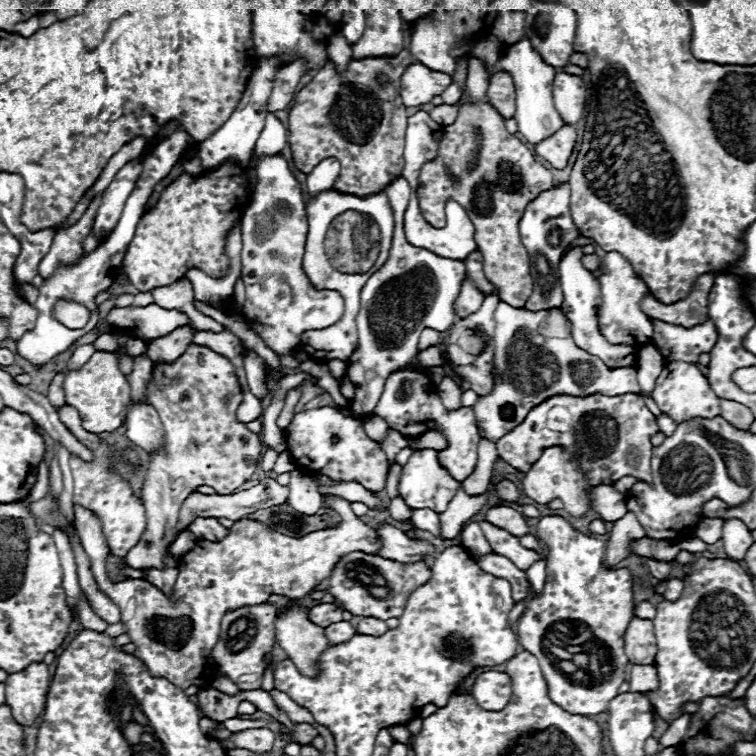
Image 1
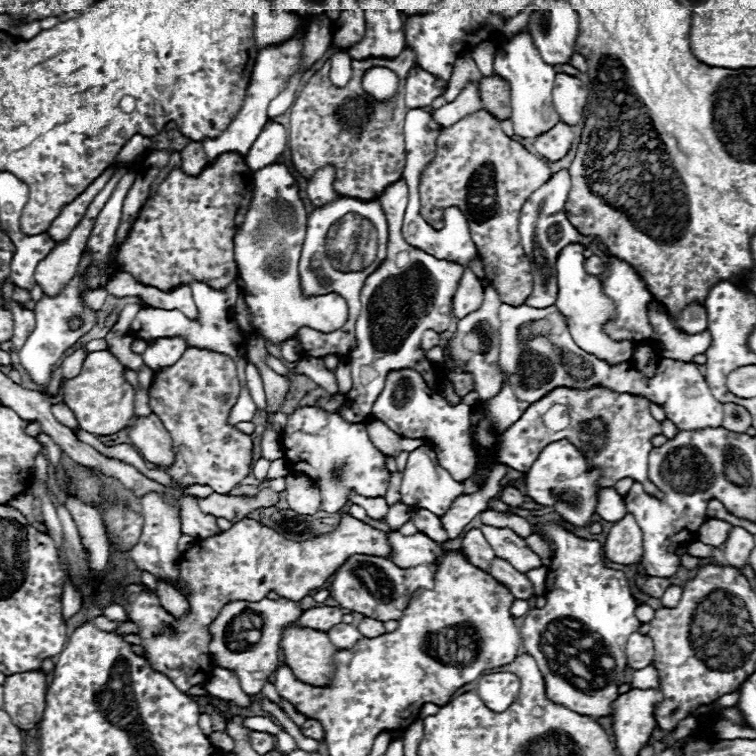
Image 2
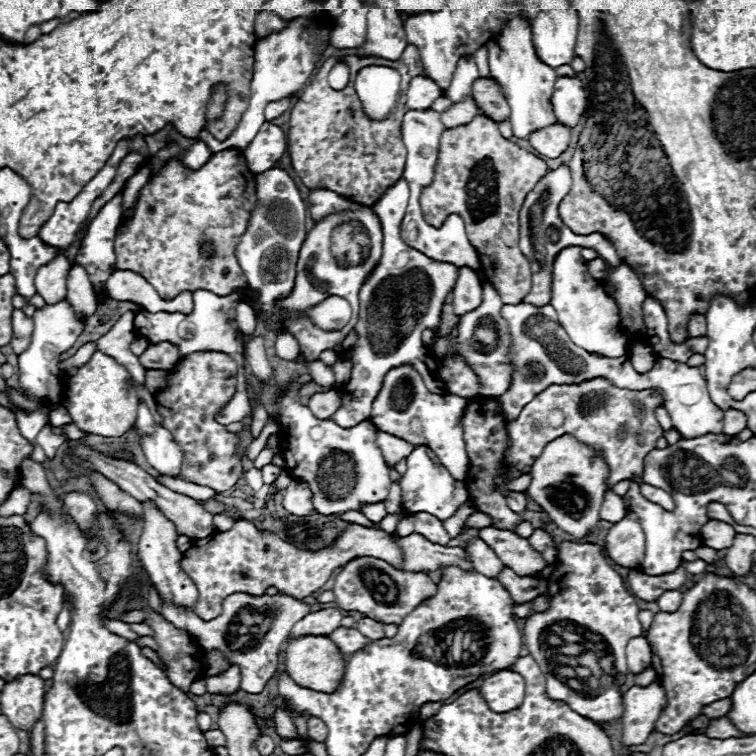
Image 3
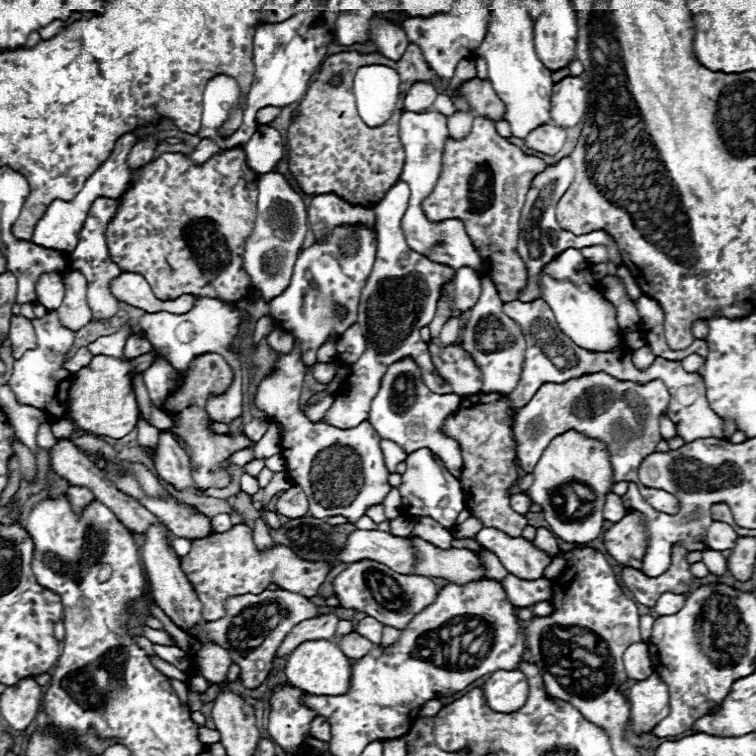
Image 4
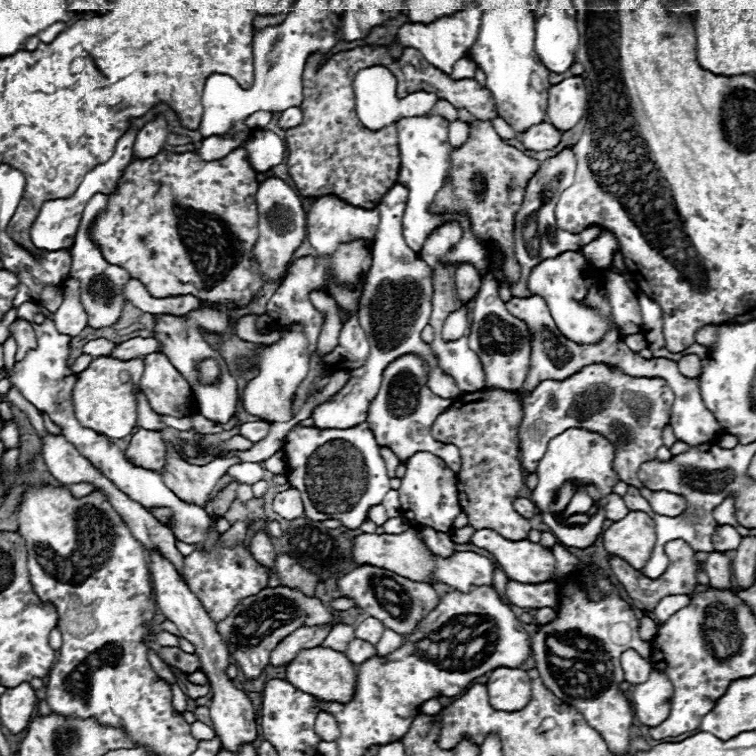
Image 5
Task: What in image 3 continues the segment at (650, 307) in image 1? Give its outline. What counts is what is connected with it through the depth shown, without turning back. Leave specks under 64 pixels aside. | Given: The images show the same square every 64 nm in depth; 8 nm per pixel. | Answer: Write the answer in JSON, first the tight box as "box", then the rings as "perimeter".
{"box":[688,314,706,336],"perimeter":[[[694,314],[690,318],[688,332],[690,332],[690,336],[704,336],[706,334],[706,318],[700,316],[700,314]]]}

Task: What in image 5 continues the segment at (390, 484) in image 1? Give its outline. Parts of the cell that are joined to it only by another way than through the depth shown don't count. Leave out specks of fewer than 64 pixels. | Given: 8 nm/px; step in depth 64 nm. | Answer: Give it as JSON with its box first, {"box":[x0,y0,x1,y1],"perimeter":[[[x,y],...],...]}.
{"box":[382,490,400,518],"perimeter":[[[390,490],[386,496],[384,496],[384,502],[382,502],[384,506],[386,506],[386,510],[388,510],[388,516],[390,518],[398,518],[400,516],[400,512],[398,512],[398,492],[396,490]]]}

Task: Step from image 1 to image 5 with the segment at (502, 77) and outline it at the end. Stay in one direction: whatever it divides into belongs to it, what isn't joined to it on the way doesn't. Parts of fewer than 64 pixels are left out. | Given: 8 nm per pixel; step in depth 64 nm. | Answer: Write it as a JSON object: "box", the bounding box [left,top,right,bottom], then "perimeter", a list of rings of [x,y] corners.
{"box":[286,46,498,208],"perimeter":[[[362,46],[362,48],[354,48],[348,52],[338,52],[332,56],[324,56],[320,52],[312,54],[306,60],[306,68],[302,74],[302,82],[304,82],[304,100],[300,104],[302,108],[302,124],[288,128],[286,130],[286,164],[288,164],[288,172],[298,188],[298,192],[302,196],[326,196],[326,194],[334,194],[342,200],[346,200],[352,206],[358,208],[376,208],[378,202],[382,200],[382,196],[396,184],[398,180],[398,172],[400,172],[400,152],[398,152],[398,134],[396,134],[396,126],[386,126],[380,130],[368,130],[366,126],[362,126],[362,122],[356,116],[356,102],[354,102],[354,76],[362,70],[368,68],[370,64],[374,66],[384,66],[384,68],[400,68],[400,76],[412,76],[416,82],[418,78],[438,78],[438,98],[450,102],[454,108],[466,108],[476,120],[494,120],[498,116],[496,106],[492,102],[492,96],[486,88],[482,88],[476,80],[472,78],[464,78],[464,80],[452,80],[450,76],[446,76],[444,72],[440,72],[438,68],[434,68],[432,64],[428,64],[422,54],[414,48],[406,48],[402,52],[400,58],[392,58],[388,54],[388,50],[384,46]]]}

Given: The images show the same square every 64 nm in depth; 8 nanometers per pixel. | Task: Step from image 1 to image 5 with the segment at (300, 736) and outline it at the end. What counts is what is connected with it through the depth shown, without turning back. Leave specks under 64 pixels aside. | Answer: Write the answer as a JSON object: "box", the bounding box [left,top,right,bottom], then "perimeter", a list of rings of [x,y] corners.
{"box":[314,712,340,742],"perimeter":[[[320,712],[314,724],[314,732],[324,740],[324,742],[334,742],[338,740],[340,732],[338,732],[338,724],[334,720],[334,716],[330,716],[328,712]]]}

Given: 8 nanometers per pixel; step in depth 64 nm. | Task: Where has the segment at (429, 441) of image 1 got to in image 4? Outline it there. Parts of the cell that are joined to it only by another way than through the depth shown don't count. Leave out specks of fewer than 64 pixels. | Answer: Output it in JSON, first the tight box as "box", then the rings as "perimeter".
{"box":[380,440,406,474],"perimeter":[[[380,440],[380,448],[382,448],[384,460],[386,460],[386,468],[394,474],[396,472],[396,466],[400,462],[404,462],[404,458],[406,458],[404,450],[400,446],[396,446],[394,442],[390,442],[390,440]]]}

